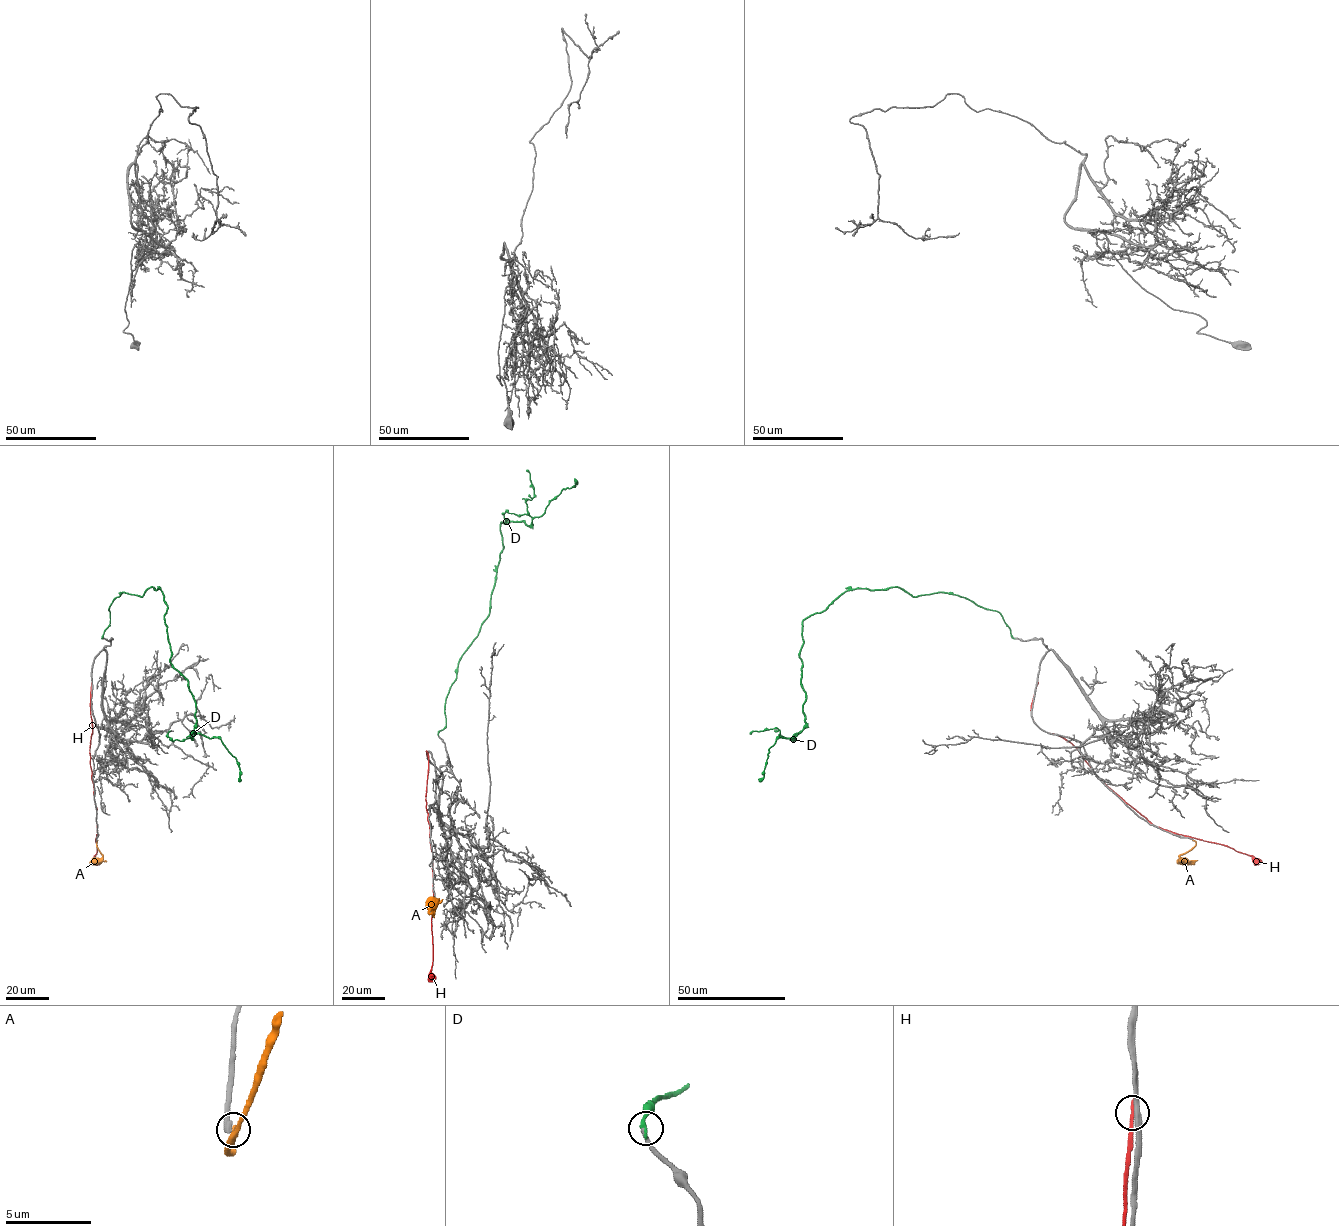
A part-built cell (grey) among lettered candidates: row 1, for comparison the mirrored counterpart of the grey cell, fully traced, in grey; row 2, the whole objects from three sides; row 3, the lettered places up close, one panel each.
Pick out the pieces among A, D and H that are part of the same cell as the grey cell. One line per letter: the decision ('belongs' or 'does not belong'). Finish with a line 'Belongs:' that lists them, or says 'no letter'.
A: does not belong
D: belongs
H: does not belong
Belongs: D

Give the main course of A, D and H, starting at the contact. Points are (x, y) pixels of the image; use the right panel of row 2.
A: (1193, 840), (1195, 844), (1180, 857), (1197, 860)
D: (1014, 638), (999, 612), (956, 595), (845, 591), (802, 621), (806, 724), (795, 736), (776, 740), (758, 780)
H: (1037, 684), (1031, 708), (1033, 722), (1069, 741), (1107, 785), (1151, 823), (1225, 845), (1252, 855), (1261, 863)

